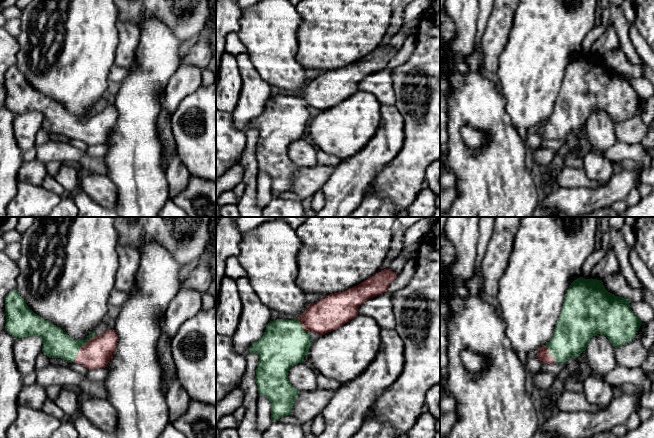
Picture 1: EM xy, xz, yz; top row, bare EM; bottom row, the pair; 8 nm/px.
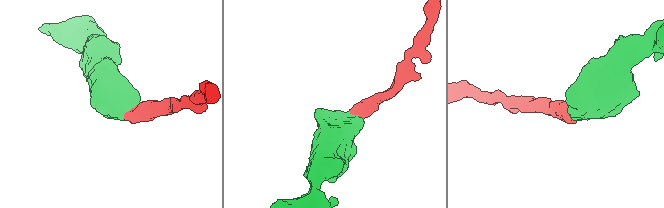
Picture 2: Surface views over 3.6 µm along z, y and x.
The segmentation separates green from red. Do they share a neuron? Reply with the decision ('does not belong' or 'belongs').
belongs

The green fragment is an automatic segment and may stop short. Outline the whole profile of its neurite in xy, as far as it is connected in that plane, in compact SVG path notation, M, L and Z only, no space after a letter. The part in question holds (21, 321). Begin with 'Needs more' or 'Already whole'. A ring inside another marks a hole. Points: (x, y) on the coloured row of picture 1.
Needs more. M15 289L5 298L5 330L15 339L29 336L40 337L42 352L50 358L76 362L87 369L105 367L113 357L118 337L109 329L97 337L90 332L85 340L71 338L59 326L35 314Z

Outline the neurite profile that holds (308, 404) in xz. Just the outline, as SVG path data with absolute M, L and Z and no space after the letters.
M317 389L313 391L300 391L295 398L295 403L290 415L302 424L310 422L318 414L322 413L335 393L336 391L332 390Z

